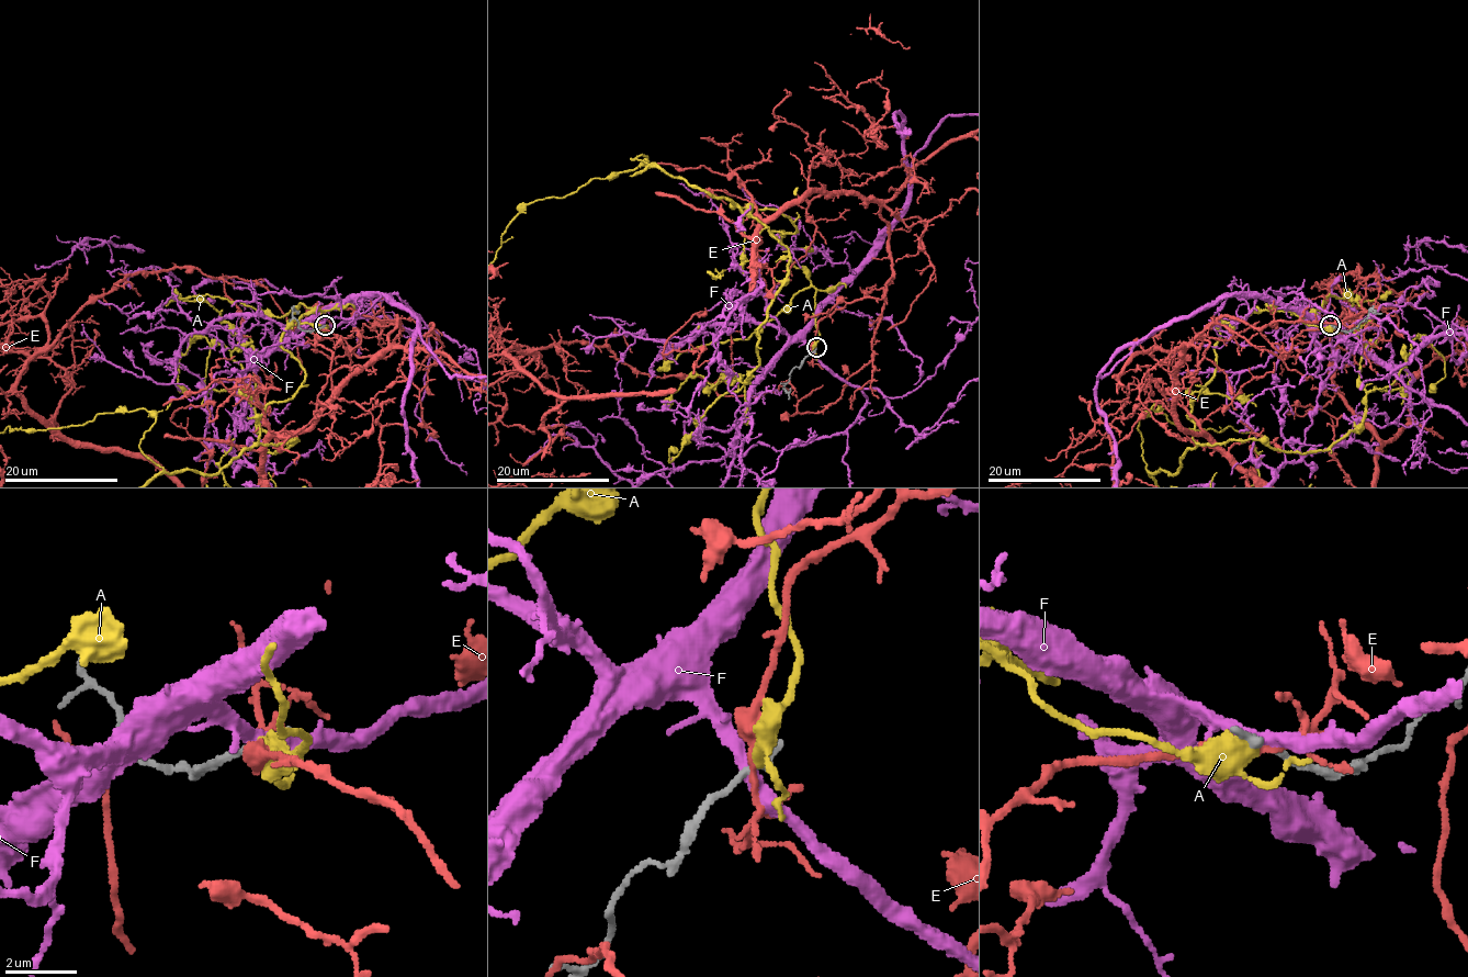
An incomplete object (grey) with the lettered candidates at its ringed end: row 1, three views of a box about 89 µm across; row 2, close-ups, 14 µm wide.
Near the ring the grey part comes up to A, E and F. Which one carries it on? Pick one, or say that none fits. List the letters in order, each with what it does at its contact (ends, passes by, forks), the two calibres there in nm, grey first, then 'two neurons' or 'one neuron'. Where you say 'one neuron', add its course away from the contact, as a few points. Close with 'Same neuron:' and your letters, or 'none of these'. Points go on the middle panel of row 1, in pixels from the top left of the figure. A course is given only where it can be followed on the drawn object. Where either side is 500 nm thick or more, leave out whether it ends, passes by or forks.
A: it passes by; calibres 280 and 440 nm; two neurons
E: it passes by; calibres 280 and 200 nm; two neurons
F: it passes by; calibres 280 and 380 nm; two neurons
Same neuron: none of these

